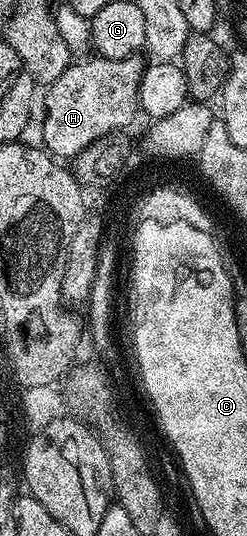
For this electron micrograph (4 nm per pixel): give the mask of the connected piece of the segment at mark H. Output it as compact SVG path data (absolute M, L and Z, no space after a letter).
M93 55L90 56L88 59L81 59L78 60L76 63L70 63L67 67L67 71L63 71L63 75L59 75L59 79L55 79L55 83L51 86L48 86L48 88L44 90L45 118L41 117L39 121L41 124L40 144L44 146L44 148L48 150L48 152L52 154L54 158L65 159L61 157L66 157L66 159L72 159L77 156L77 153L79 151L83 151L88 145L90 145L91 143L95 143L95 139L99 139L100 137L102 137L103 135L107 135L108 133L115 133L124 130L126 128L125 124L127 124L133 116L138 116L139 113L137 85L139 82L141 82L141 77L145 73L146 66L146 62L144 60L140 61L141 59L142 58L137 55L128 57L127 59L107 59L106 57L102 57L100 55Z

